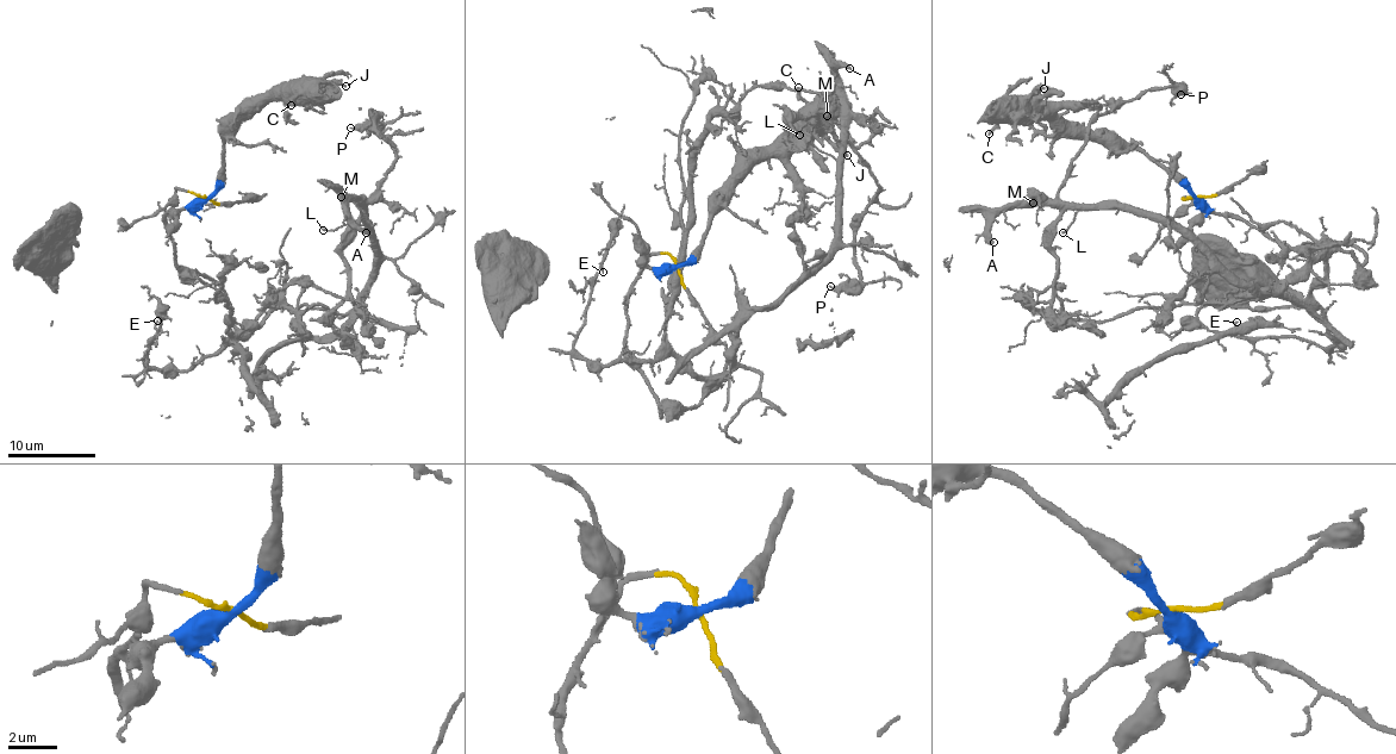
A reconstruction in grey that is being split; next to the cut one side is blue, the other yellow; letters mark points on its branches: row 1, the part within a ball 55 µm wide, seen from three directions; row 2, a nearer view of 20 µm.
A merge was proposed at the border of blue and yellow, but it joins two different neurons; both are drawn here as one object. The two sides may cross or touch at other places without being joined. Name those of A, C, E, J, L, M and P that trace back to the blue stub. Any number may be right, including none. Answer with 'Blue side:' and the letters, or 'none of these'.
Blue side: C, J

